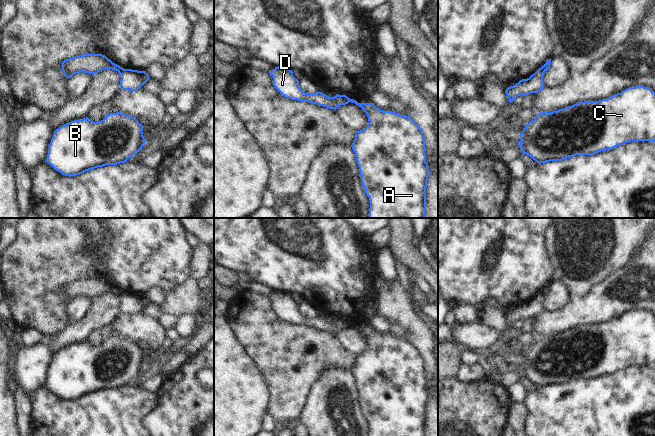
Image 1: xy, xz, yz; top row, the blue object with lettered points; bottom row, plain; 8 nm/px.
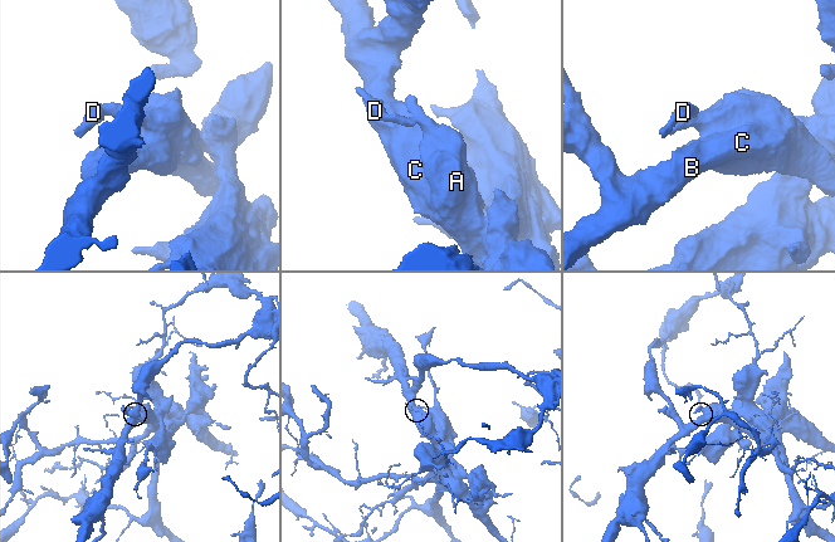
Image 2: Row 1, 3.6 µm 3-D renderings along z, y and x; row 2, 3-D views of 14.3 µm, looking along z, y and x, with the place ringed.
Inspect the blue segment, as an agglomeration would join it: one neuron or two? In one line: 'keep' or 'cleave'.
cleave

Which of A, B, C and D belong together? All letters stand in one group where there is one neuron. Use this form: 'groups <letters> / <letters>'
groups A B C / D

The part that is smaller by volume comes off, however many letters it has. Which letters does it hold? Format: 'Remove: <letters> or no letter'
Remove: D

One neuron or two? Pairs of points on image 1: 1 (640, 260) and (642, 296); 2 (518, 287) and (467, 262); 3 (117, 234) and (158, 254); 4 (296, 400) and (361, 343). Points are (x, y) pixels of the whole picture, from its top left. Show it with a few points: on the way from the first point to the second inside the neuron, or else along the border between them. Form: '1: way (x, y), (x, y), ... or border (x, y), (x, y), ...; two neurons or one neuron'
1: way (642, 269), (642, 287); one neuron
2: way (505, 274), (493, 262), (480, 262); one neuron
3: way (127, 234), (137, 234), (148, 245); one neuron
4: border (336, 334), (342, 343), (355, 355); two neurons

